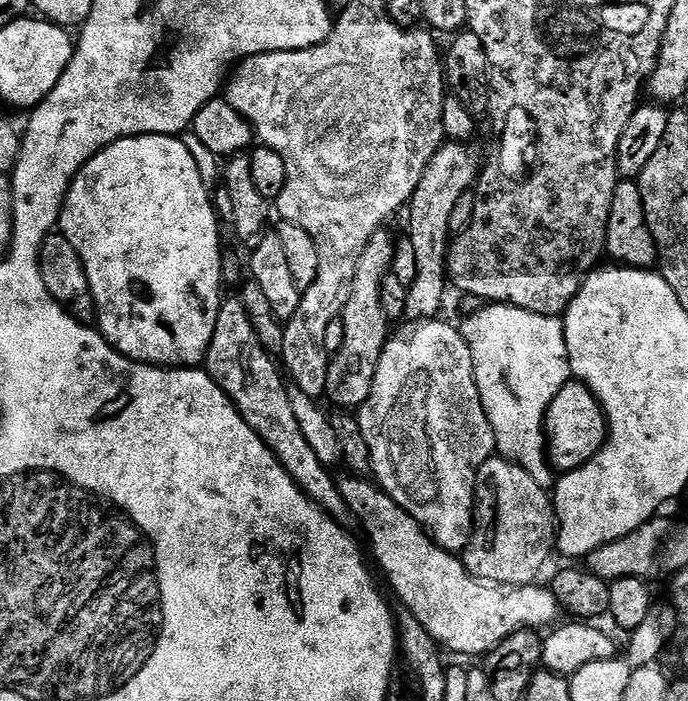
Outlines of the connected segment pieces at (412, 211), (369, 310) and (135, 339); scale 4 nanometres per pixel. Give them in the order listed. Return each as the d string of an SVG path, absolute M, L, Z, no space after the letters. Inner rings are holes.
M464 142L441 144L434 158L430 158L422 174L422 182L418 182L418 190L414 190L412 199L406 205L406 213L408 212L406 240L410 245L414 275L411 284L408 285L404 314L412 322L427 322L441 315L440 307L444 304L444 284L446 288L448 280L450 213L453 212L458 198L462 198L462 194L469 192L475 185L482 171L481 161L476 161L475 154L468 147L469 145Z
M381 230L366 242L366 250L362 250L362 258L358 258L358 270L354 270L354 282L350 285L350 298L346 298L346 306L340 314L344 324L342 346L331 353L326 374L326 390L324 396L330 403L336 404L340 410L359 410L370 398L374 386L374 374L378 370L378 362L382 358L382 350L390 339L390 322L386 314L382 314L382 278L389 275L392 259L397 259L397 241L392 240L388 230Z
M125 136L103 148L98 155L90 158L86 166L72 180L70 190L64 199L64 209L58 225L59 235L68 239L70 246L78 250L82 266L86 266L86 278L90 278L90 290L96 303L98 331L117 352L137 360L139 364L154 364L161 368L194 368L203 365L208 354L210 338L214 338L214 326L218 322L218 310L222 303L222 251L220 252L221 221L214 203L213 193L202 182L194 157L174 136Z

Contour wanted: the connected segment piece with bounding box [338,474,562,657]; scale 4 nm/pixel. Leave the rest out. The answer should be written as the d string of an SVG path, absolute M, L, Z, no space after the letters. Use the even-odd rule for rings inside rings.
M356 474L345 477L338 484L340 497L344 499L347 511L352 511L364 527L368 535L367 551L370 556L372 551L378 572L380 567L379 575L388 579L403 611L418 618L426 634L430 634L441 649L449 648L460 656L483 657L510 638L510 634L547 629L561 619L562 609L551 587L523 584L520 588L512 588L509 584L481 582L466 571L459 555L433 544L420 523L396 505L383 488Z

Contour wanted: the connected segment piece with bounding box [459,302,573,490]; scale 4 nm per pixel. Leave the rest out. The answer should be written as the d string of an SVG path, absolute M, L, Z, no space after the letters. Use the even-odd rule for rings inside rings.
M485 303L483 306L477 307L476 311L463 317L464 324L459 325L459 330L464 335L466 346L470 346L470 358L474 358L474 378L478 382L478 394L482 398L482 406L486 410L486 418L490 422L490 426L496 435L496 452L505 460L509 460L511 464L517 464L522 470L526 470L526 474L530 474L530 478L534 478L534 482L538 482L538 486L542 486L548 490L554 484L554 469L548 462L546 455L546 441L544 439L544 415L548 412L550 402L554 402L554 398L558 394L558 390L562 390L562 386L566 386L573 379L572 367L568 361L568 351L566 350L566 338L564 337L564 322L559 316L543 316L542 314L534 314L530 310L522 310L516 308L512 304L493 304Z

